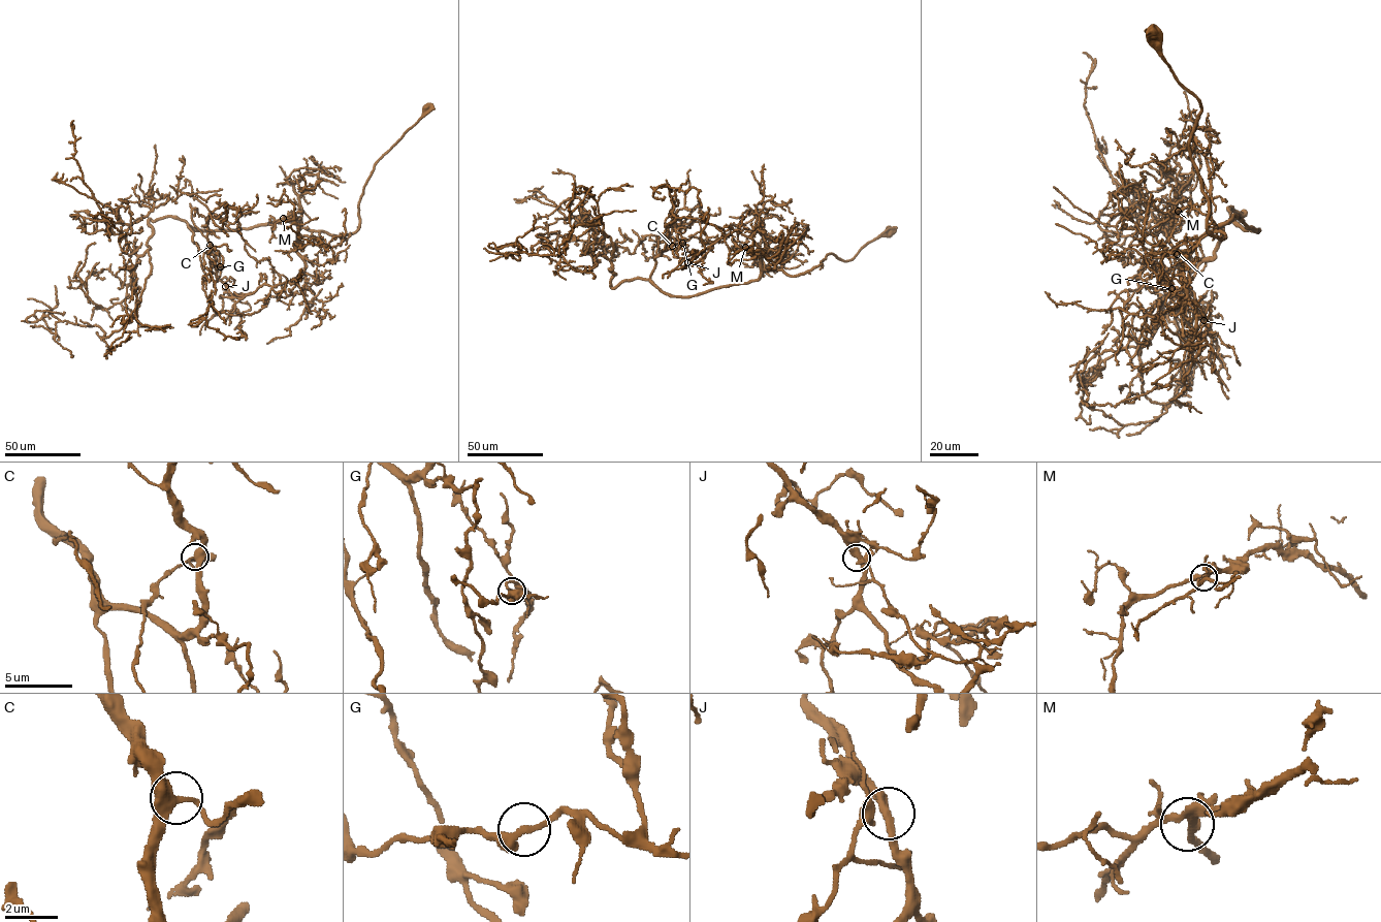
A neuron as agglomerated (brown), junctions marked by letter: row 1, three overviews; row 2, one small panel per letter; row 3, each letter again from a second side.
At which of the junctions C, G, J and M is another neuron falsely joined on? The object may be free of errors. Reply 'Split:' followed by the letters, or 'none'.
Split: none

